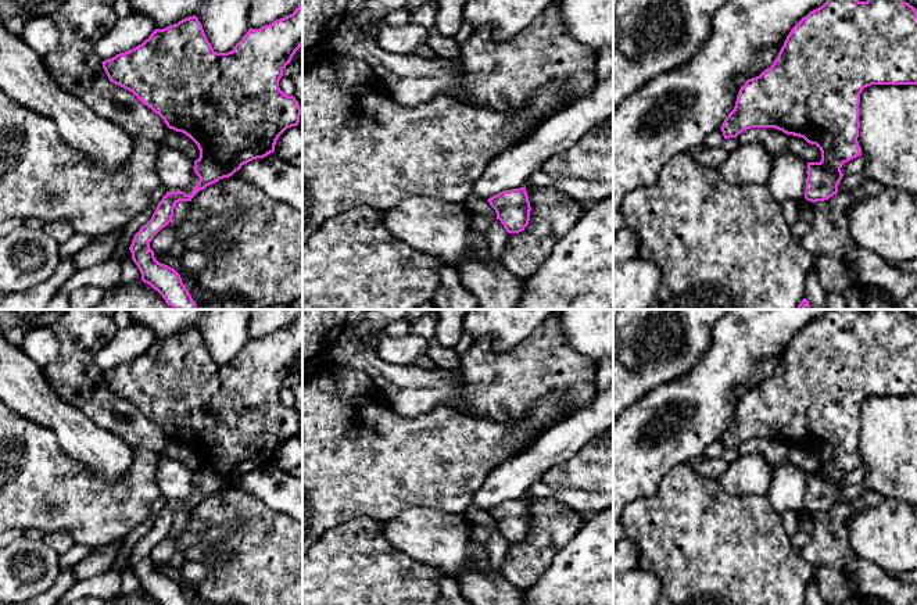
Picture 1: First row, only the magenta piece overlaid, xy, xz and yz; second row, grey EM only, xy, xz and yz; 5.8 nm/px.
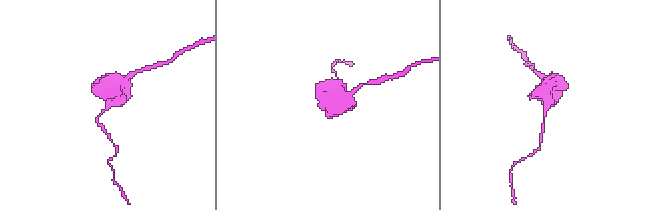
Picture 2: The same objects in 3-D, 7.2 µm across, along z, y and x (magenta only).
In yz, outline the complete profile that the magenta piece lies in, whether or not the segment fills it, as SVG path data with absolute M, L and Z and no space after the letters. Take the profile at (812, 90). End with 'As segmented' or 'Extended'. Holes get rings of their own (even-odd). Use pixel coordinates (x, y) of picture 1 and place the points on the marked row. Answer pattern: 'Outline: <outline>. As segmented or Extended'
Outline: M827 0L791 29L773 65L741 86L735 107L720 129L724 139L730 139L751 128L775 128L816 144L821 161L807 162L805 198L824 201L838 193L842 165L862 155L857 142L860 93L871 85L917 85L916 8L903 0Z. As segmented

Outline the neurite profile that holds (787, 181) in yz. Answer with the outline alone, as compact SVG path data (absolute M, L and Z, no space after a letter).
M788 153L773 160L766 186L780 201L805 198L807 162L796 154Z

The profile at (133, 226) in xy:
M162 183L153 191L150 204L121 230L119 241L111 258L119 257L130 247L135 235L151 219L158 203L166 191L168 189Z

